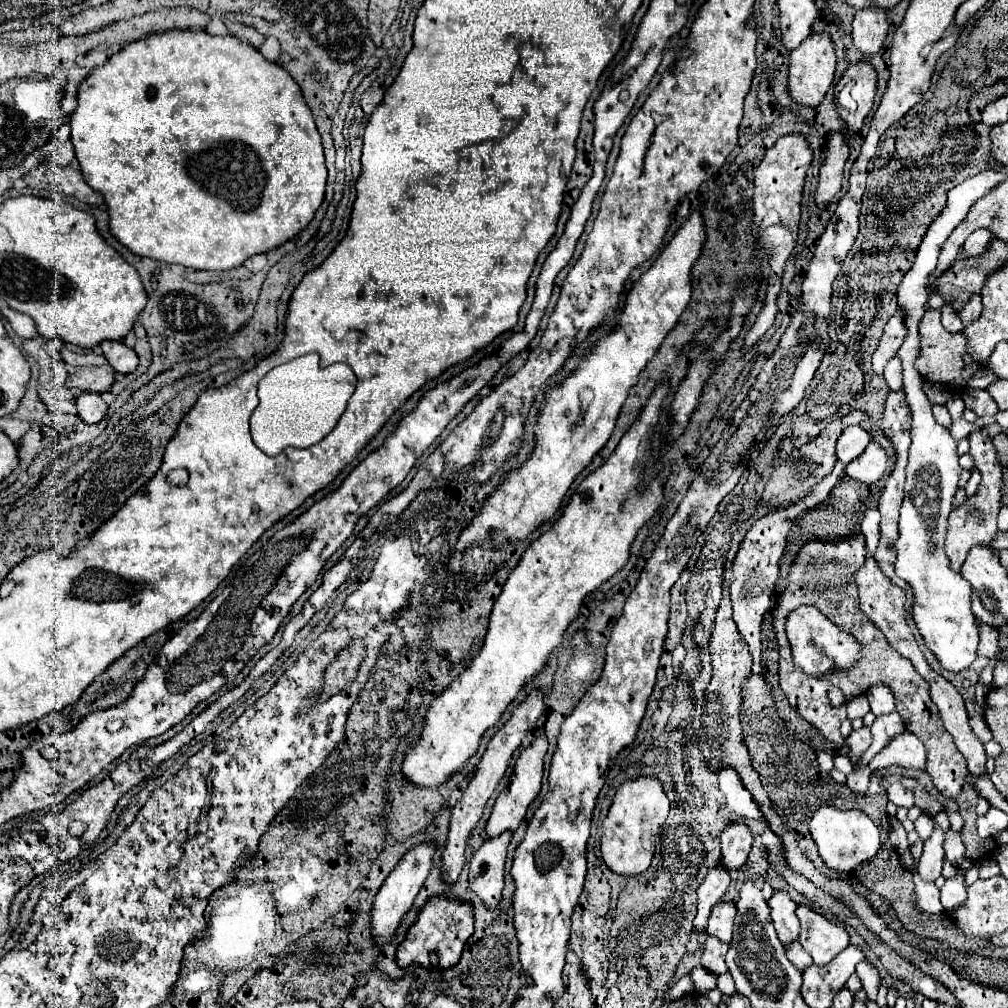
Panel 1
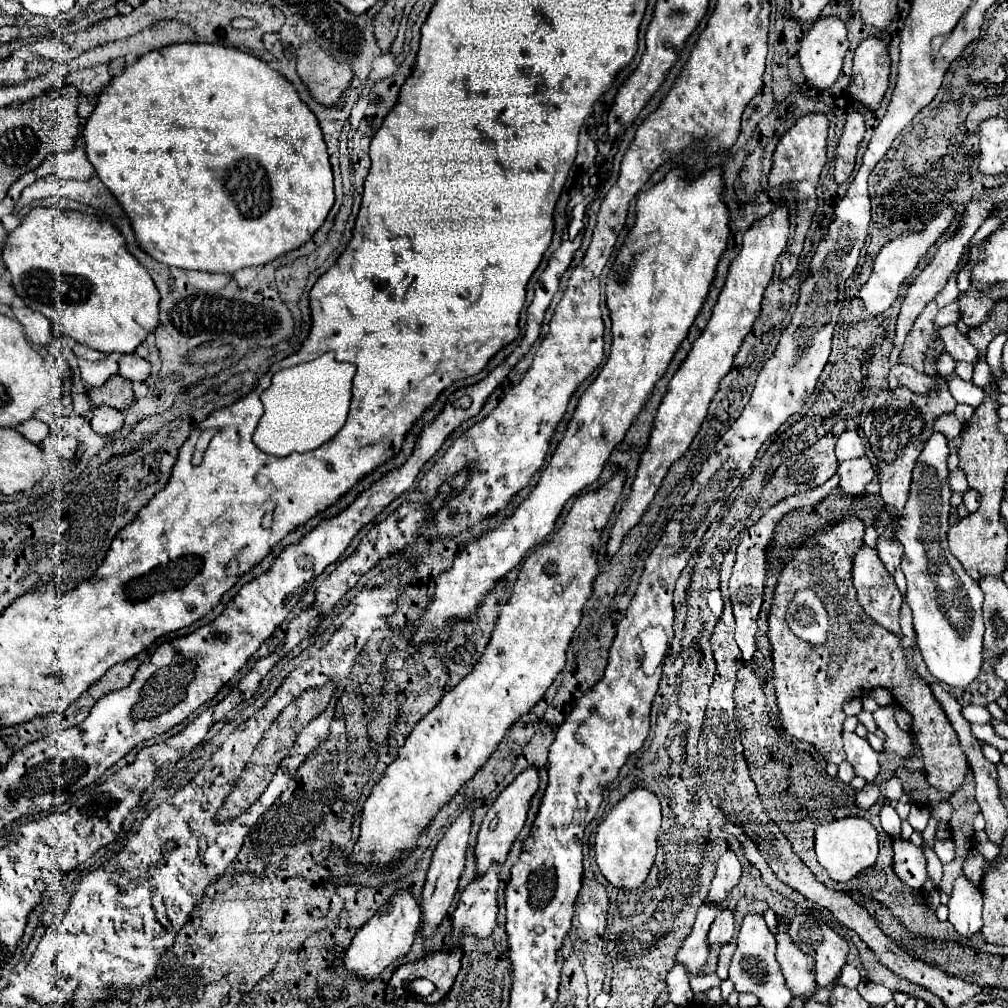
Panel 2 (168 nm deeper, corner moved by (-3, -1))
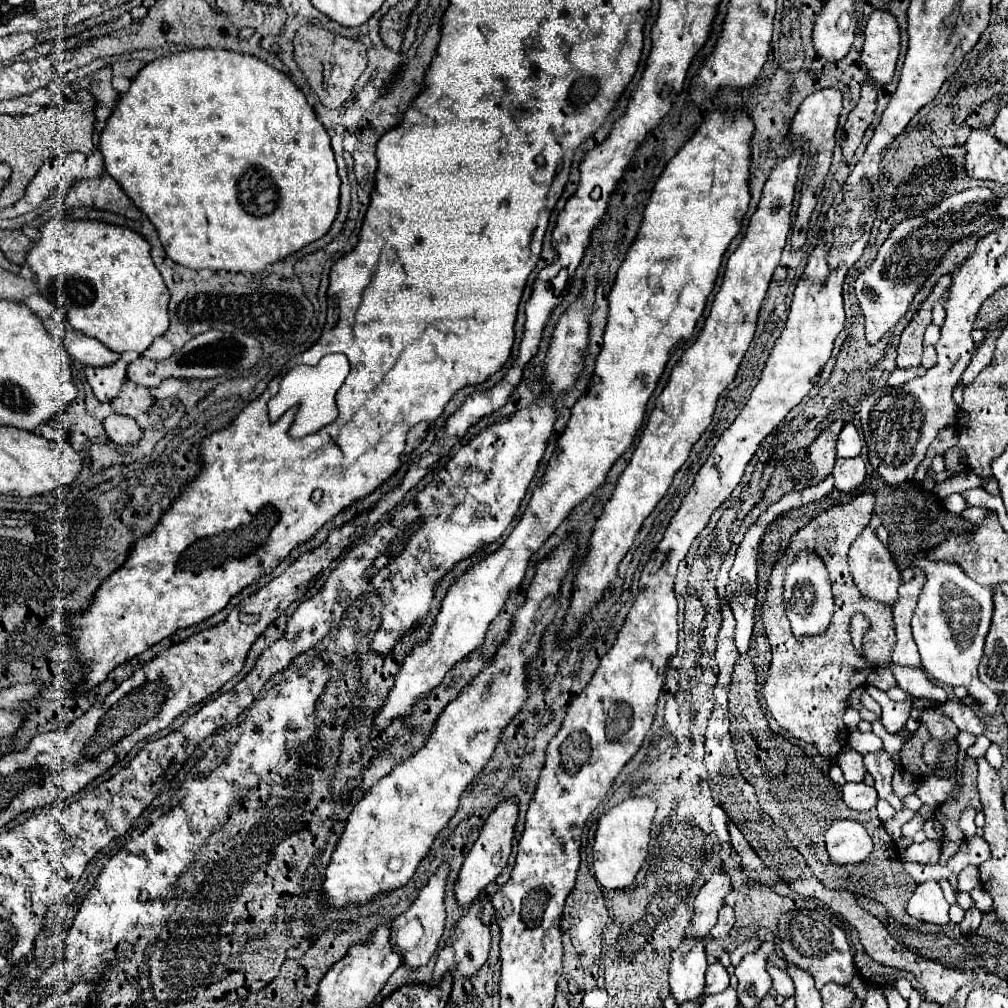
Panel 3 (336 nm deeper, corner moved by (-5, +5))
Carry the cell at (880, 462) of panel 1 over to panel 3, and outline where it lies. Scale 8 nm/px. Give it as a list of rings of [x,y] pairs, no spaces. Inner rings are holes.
[[[860,455],[850,457],[850,459],[836,459],[832,475],[836,479],[836,489],[844,491],[844,493],[850,493],[864,481],[866,461]]]

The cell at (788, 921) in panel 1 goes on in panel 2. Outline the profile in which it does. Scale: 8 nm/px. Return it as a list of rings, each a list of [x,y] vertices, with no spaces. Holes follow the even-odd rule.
[[[778,923],[776,941],[778,941],[776,959],[782,967],[788,989],[792,991],[794,997],[800,997],[804,1001],[812,999],[812,995],[816,993],[812,957],[804,955],[800,949],[796,949],[796,945],[792,943],[792,939],[788,935],[788,925],[784,925],[784,923]]]

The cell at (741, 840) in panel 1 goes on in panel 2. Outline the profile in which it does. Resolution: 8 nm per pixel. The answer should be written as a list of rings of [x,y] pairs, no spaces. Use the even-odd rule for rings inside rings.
[[[724,851],[722,857],[718,859],[718,867],[716,867],[716,873],[714,873],[714,879],[710,883],[710,891],[708,891],[708,897],[706,901],[708,903],[722,903],[728,893],[732,891],[732,887],[740,881],[740,875],[742,875],[742,865],[736,857],[734,851]]]

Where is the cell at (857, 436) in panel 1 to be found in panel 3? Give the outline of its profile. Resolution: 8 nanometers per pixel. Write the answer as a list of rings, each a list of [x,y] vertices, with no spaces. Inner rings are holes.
[[[846,423],[838,435],[838,457],[856,457],[862,451],[862,439],[852,423]]]

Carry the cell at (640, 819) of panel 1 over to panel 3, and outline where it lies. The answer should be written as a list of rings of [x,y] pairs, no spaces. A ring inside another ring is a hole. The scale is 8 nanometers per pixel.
[[[632,797],[624,799],[608,813],[604,813],[596,827],[594,839],[594,873],[602,887],[606,889],[622,889],[634,883],[636,873],[644,865],[648,857],[648,841],[650,841],[650,825],[656,813],[656,803],[650,797]]]

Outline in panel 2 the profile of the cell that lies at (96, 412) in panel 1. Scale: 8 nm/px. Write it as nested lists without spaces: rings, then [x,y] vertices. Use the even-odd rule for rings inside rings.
[[[96,407],[90,425],[98,435],[112,435],[118,429],[122,429],[124,415],[122,415],[122,411],[116,411],[110,407]]]

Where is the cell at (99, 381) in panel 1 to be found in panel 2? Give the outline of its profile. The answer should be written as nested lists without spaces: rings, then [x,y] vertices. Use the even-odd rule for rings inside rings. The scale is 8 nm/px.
[[[112,375],[110,381],[104,387],[98,389],[90,389],[90,399],[96,407],[100,405],[108,405],[114,407],[118,411],[128,409],[134,403],[134,391],[132,391],[132,383],[128,383],[124,377],[120,375]]]

